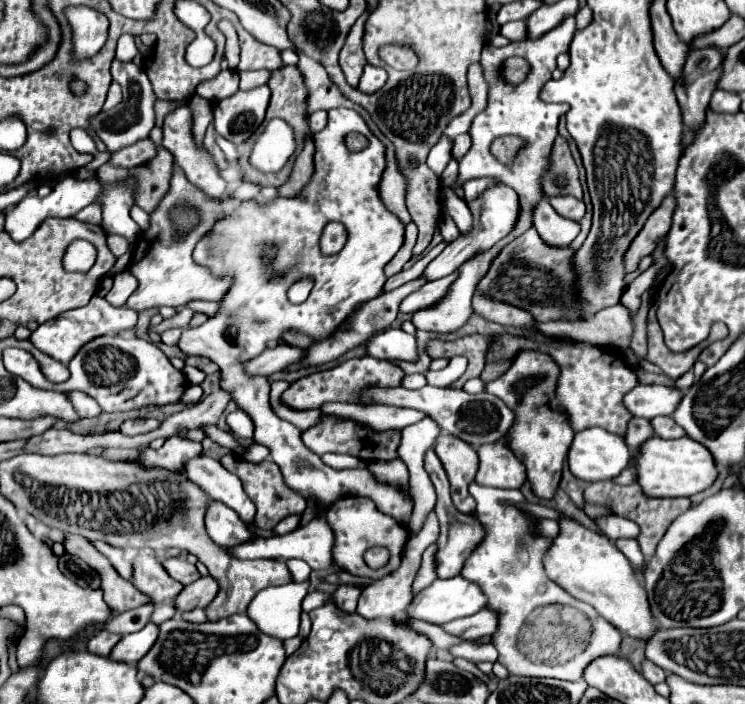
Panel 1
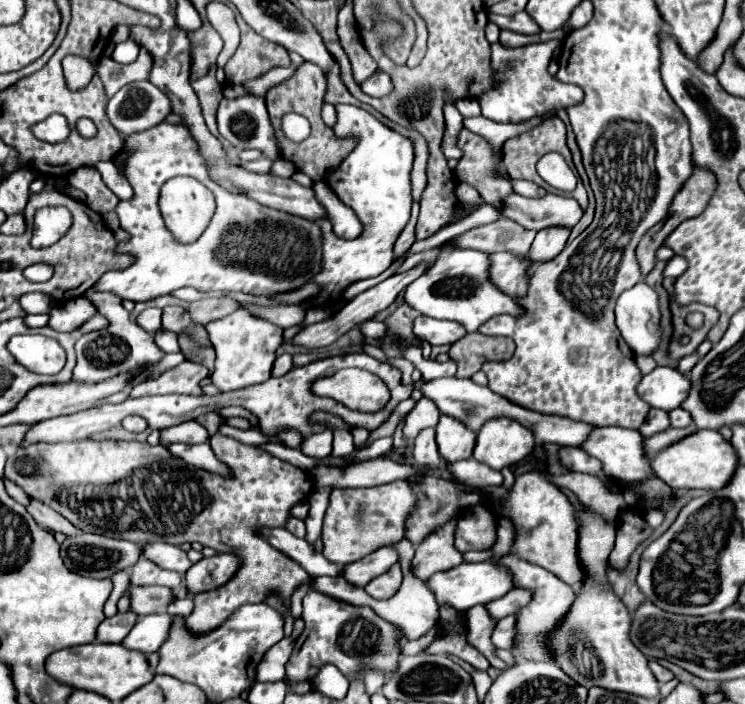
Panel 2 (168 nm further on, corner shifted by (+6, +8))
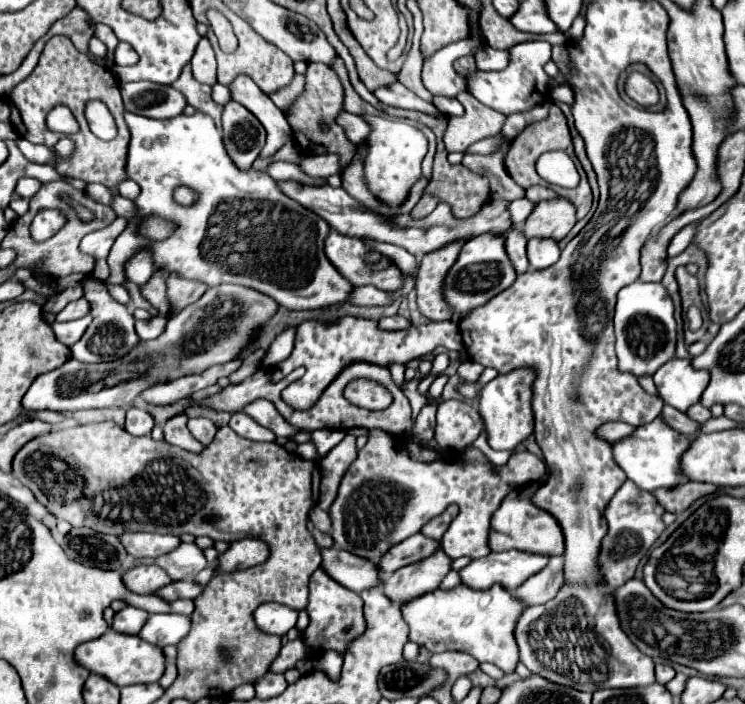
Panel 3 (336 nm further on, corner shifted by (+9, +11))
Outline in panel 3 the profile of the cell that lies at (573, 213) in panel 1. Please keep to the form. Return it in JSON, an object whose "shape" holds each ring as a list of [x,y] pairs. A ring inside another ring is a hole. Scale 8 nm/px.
{"shape":[[[550,199],[540,201],[532,215],[522,225],[526,239],[540,237],[540,239],[554,239],[562,241],[568,231],[576,225],[576,209],[568,199]]]}

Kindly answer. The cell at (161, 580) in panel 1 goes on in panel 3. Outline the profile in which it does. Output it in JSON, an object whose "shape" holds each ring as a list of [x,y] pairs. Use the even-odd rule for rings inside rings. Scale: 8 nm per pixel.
{"shape":[[[136,565],[122,571],[122,579],[126,587],[134,593],[154,593],[156,589],[162,589],[172,579],[160,569],[158,565]]]}

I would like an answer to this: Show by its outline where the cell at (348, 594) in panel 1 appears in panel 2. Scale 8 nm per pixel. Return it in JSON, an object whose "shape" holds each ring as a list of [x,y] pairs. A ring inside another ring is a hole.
{"shape":[[[393,546],[379,548],[379,552],[373,552],[371,556],[365,556],[363,560],[359,560],[355,564],[347,564],[343,568],[343,578],[349,584],[363,588],[367,582],[371,582],[373,578],[387,572],[395,562],[399,562],[399,556]]]}

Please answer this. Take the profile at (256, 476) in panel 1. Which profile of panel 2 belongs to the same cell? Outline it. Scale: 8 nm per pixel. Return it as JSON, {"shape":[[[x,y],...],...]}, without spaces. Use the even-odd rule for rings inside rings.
{"shape":[[[223,434],[211,436],[211,448],[233,470],[235,476],[231,480],[187,466],[161,446],[149,446],[147,442],[99,442],[91,438],[23,446],[7,460],[5,476],[23,488],[29,498],[51,506],[83,532],[121,538],[141,546],[149,542],[169,542],[175,546],[199,542],[239,556],[239,572],[227,584],[193,596],[195,610],[185,618],[185,624],[191,632],[201,634],[225,622],[235,608],[261,602],[271,590],[277,590],[290,609],[293,590],[309,574],[295,560],[261,540],[257,530],[263,526],[283,526],[289,518],[289,508],[305,500],[309,490],[313,492],[315,488],[305,470]]]}

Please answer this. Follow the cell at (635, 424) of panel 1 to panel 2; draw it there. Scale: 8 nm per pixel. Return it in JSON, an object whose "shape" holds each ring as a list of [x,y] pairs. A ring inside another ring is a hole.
{"shape":[[[651,410],[651,412],[647,414],[647,420],[643,422],[643,426],[639,428],[639,432],[643,432],[645,436],[651,436],[651,434],[661,432],[661,430],[665,430],[665,428],[669,428],[667,412],[663,412],[663,410]]]}

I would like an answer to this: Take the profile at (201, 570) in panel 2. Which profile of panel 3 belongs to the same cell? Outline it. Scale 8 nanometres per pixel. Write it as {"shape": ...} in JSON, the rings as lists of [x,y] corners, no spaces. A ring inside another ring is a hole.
{"shape":[[[254,537],[234,541],[230,543],[230,549],[220,555],[218,559],[218,569],[220,571],[238,571],[238,569],[248,569],[254,565],[260,565],[268,559],[268,545],[264,541],[258,541]]]}

